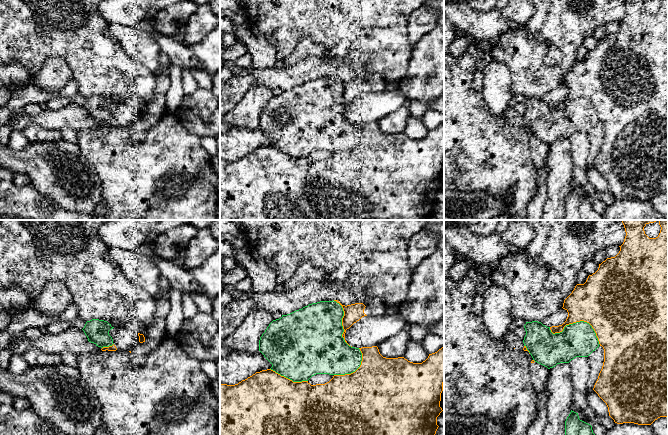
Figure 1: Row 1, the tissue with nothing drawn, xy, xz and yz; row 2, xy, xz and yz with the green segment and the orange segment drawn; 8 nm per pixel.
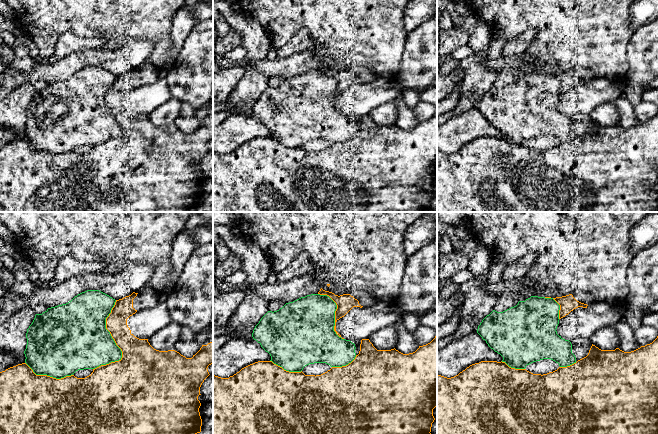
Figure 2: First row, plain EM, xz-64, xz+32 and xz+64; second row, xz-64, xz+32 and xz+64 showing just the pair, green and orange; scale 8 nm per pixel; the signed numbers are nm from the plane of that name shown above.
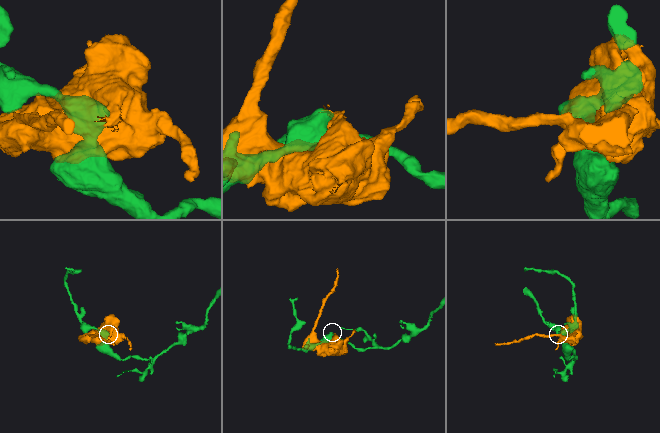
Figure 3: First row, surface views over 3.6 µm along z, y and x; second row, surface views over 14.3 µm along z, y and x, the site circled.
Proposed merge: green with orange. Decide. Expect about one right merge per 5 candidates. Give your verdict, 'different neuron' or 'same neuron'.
different neuron

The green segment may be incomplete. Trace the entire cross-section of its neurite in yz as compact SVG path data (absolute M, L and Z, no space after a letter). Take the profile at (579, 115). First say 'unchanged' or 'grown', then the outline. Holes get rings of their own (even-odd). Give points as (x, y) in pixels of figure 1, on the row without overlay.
unchanged; M538 97L526 98L524 104L526 107L524 122L535 138L548 145L560 139L569 139L576 133L588 133L600 121L594 105L584 97L566 101L562 108L555 110L551 108L550 103Z

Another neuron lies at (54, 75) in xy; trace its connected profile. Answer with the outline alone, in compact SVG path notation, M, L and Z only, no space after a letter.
M60 57L47 58L31 83L54 93L63 89L71 81L71 70Z

